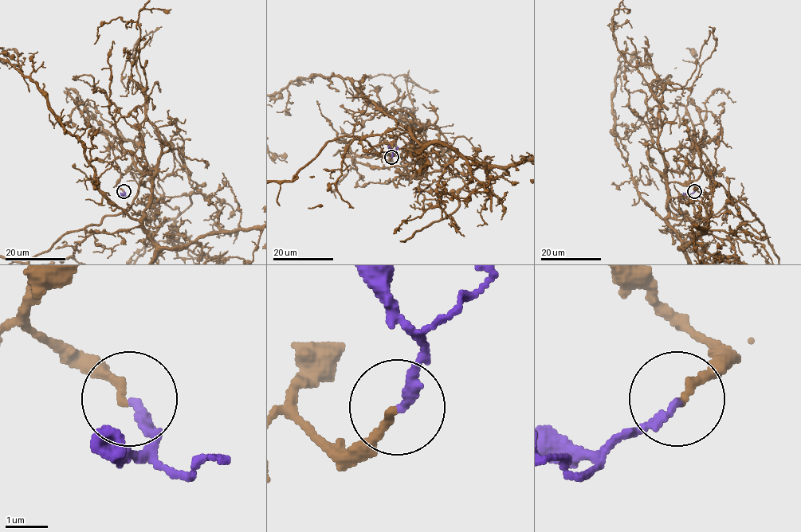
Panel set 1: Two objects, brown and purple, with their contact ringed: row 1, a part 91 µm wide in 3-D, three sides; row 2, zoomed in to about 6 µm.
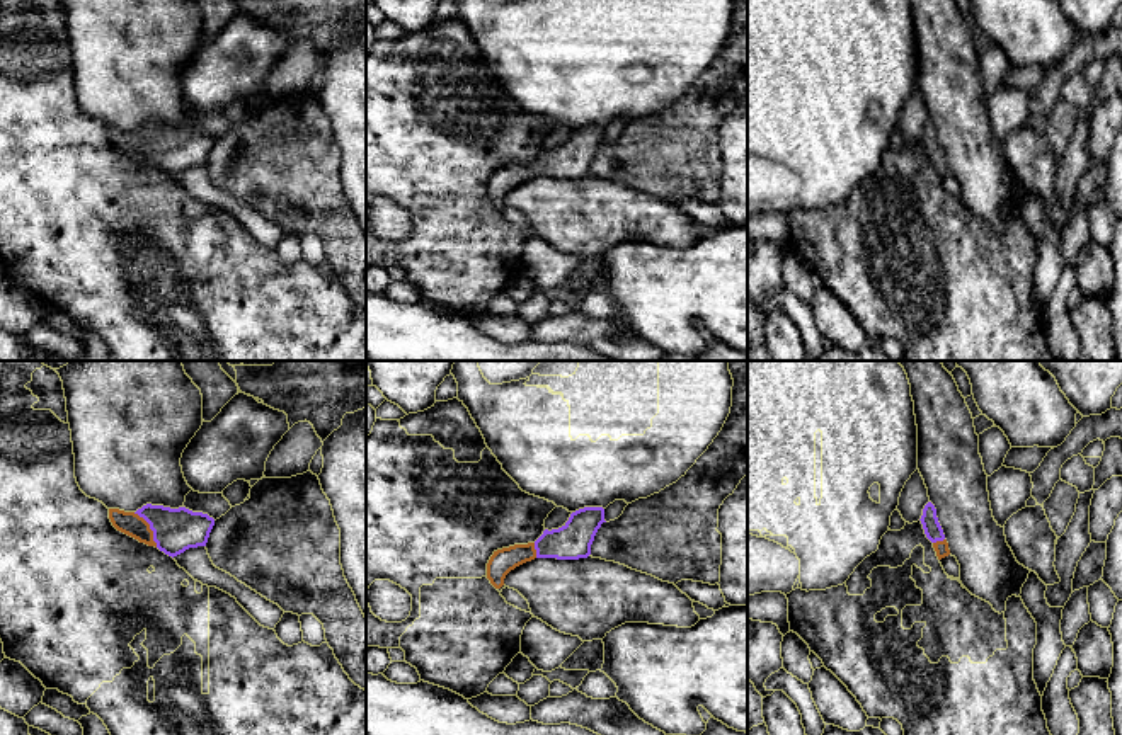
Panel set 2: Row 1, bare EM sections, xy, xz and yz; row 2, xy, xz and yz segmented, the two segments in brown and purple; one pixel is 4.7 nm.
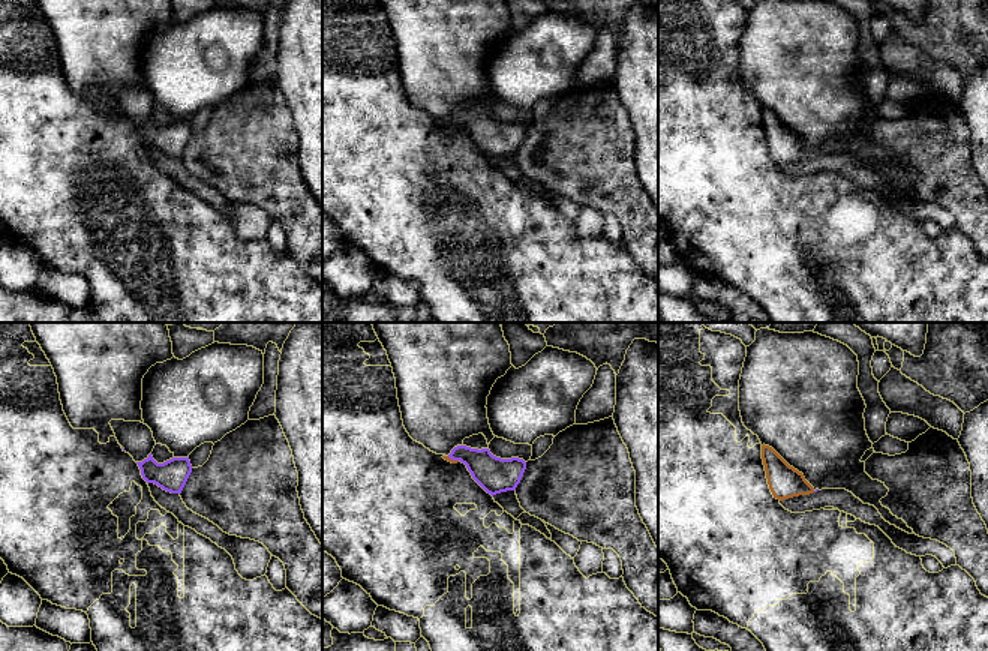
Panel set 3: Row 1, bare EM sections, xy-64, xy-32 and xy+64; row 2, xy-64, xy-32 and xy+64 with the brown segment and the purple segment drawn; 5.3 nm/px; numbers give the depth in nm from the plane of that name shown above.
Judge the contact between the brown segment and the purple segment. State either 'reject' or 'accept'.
accept

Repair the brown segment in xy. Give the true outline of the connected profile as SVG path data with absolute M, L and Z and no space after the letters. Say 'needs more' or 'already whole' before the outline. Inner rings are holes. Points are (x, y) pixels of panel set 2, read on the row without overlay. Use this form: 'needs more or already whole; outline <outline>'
needs more; outline M146 122L136 131L109 128L112 145L169 175L177 175L189 167L206 165L215 138L186 126L170 128Z

